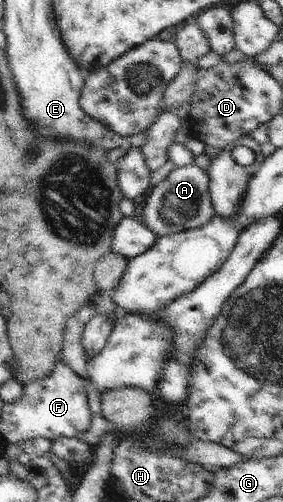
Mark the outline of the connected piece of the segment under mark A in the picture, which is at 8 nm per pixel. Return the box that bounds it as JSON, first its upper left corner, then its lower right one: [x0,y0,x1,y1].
[144,165,214,238]

